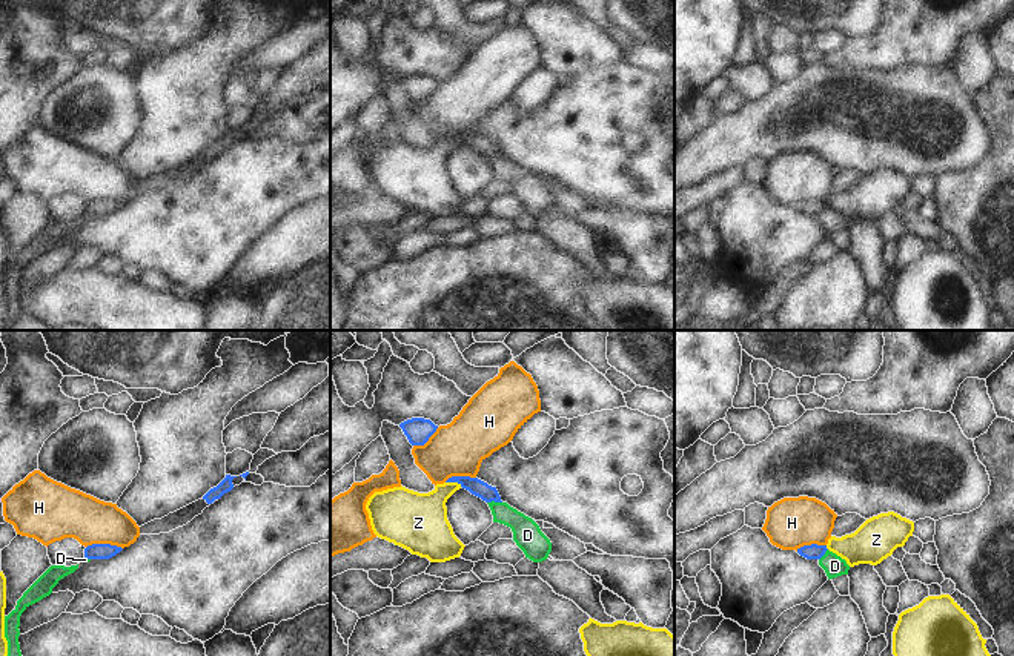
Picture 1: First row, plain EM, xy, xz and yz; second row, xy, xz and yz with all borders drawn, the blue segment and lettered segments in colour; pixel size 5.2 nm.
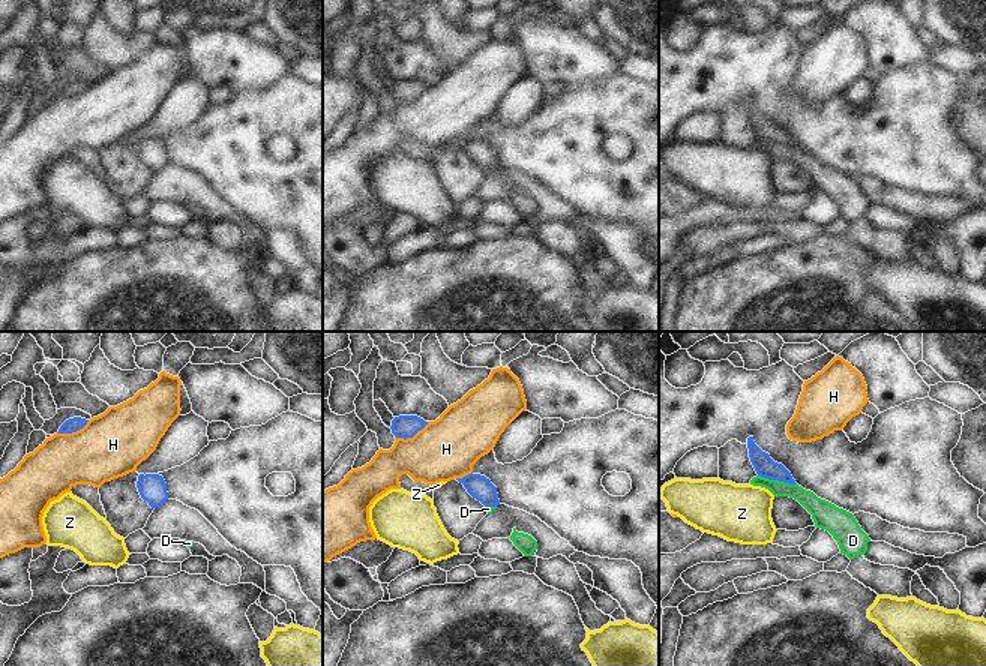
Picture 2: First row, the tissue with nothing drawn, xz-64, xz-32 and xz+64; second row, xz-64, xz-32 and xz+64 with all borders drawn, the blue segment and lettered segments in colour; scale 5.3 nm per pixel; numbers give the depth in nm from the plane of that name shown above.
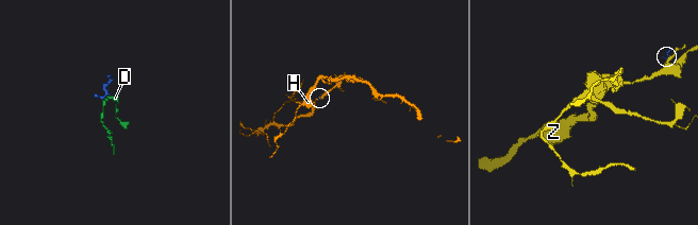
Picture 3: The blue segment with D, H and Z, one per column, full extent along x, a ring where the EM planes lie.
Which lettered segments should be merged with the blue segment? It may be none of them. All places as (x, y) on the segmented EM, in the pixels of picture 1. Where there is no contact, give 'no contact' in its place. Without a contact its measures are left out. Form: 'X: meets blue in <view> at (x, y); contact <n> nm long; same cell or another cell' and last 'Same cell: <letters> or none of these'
D: meets blue in xz at (493, 500); contact 80 nm long; another cell
H: meets blue in xy at (105, 544); contact 190 nm long; another cell
Z: meets blue in xz at (453, 481); contact 90 nm long; another cell
Same cell: none of these

